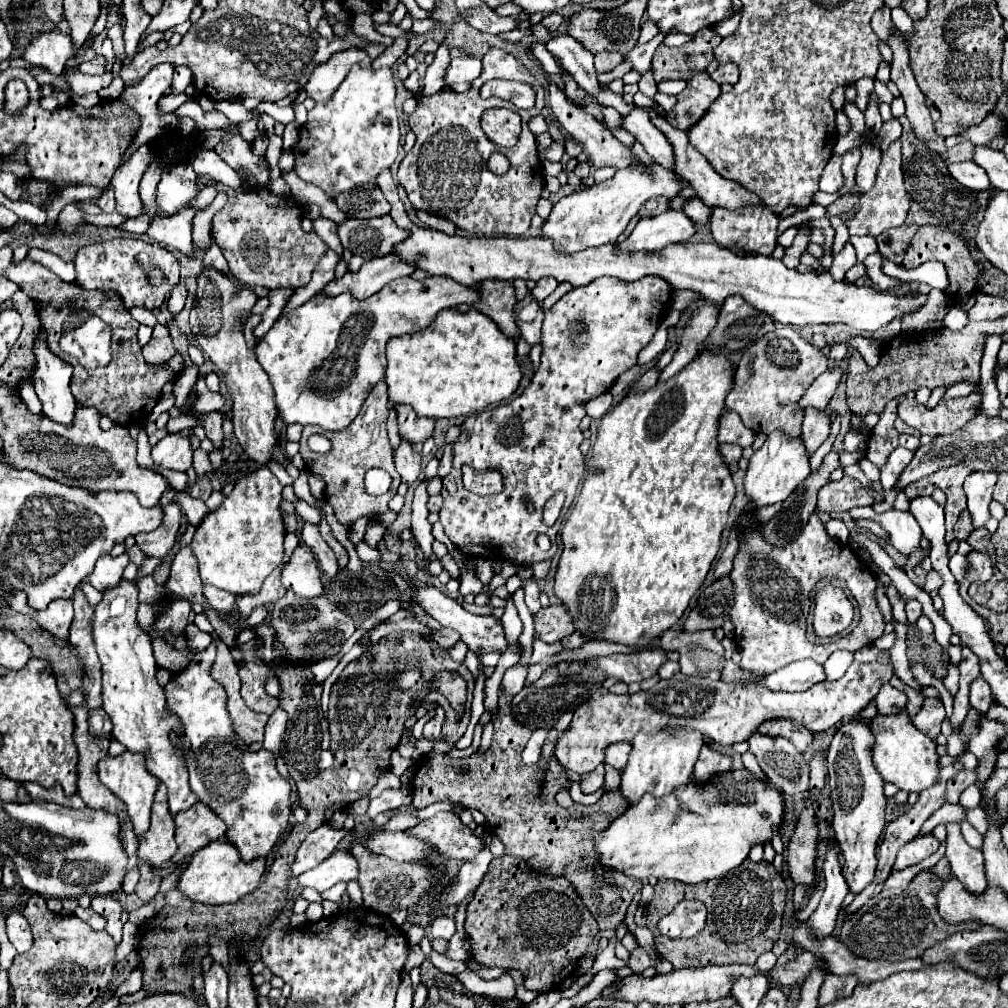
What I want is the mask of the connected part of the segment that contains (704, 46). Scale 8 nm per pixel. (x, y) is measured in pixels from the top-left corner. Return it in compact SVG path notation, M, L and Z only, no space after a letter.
M701 29L691 43L681 47L659 45L653 55L653 75L655 81L667 79L691 79L697 72L707 69L713 61L713 49L721 43L721 37L713 29Z

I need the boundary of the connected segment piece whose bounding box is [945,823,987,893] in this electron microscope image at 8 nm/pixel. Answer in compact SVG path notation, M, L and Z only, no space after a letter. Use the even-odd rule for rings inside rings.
M957 823L947 825L947 853L945 853L953 875L969 889L971 893L981 893L985 889L985 867L981 849L971 847Z

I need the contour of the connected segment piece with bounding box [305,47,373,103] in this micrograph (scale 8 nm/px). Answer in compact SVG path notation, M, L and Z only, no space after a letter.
M355 47L333 53L333 57L329 61L325 61L323 65L319 65L313 71L309 83L305 85L305 91L317 103L325 103L325 101L329 101L329 97L335 93L335 89L341 85L341 81L347 77L349 69L355 63L359 63L363 67L371 67L371 61L373 59L363 49L355 49Z

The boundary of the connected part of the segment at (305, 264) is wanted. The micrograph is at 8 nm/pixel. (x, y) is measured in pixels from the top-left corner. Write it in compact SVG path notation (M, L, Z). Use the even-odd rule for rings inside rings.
M197 175L197 189L215 187L217 193L227 195L225 207L211 219L211 237L223 251L229 263L231 277L247 285L285 285L301 287L311 281L311 273L319 257L327 251L327 245L317 233L305 233L301 229L303 205L291 197L277 197L267 187L231 189L209 175Z

